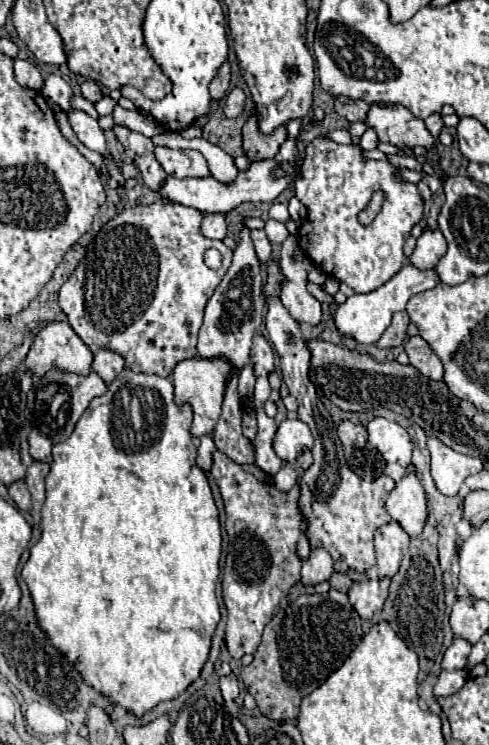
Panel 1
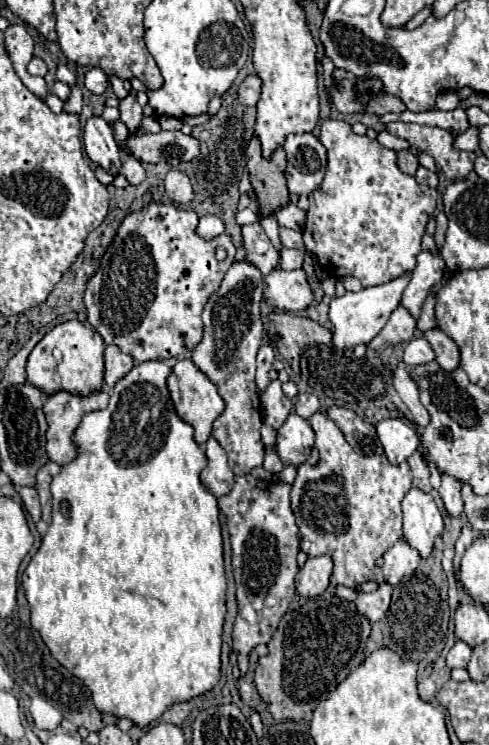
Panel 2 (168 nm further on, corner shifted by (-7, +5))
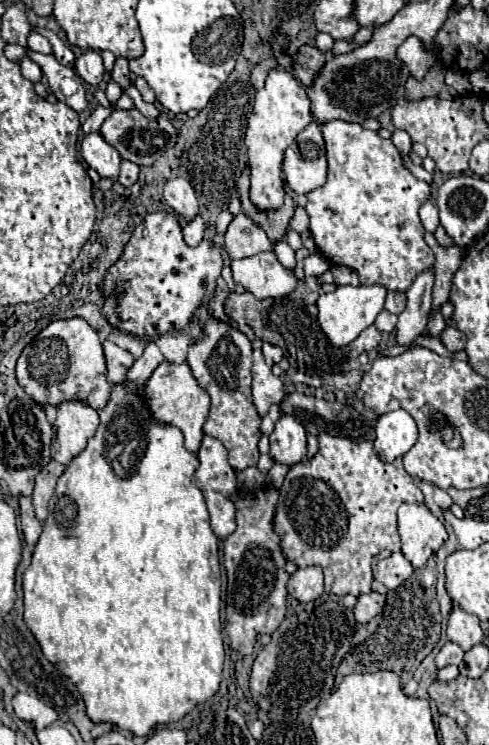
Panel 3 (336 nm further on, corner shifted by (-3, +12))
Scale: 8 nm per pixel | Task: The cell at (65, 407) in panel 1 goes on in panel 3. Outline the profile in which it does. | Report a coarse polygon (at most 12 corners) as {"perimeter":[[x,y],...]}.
{"perimeter":[[56,406],[52,460],[70,464],[98,428],[98,412]]}

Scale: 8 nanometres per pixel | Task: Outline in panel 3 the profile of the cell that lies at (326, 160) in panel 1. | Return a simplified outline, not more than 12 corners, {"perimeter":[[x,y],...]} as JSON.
{"perimeter":[[322,124],[306,212],[330,264],[406,292],[434,264],[432,186],[392,140]]}

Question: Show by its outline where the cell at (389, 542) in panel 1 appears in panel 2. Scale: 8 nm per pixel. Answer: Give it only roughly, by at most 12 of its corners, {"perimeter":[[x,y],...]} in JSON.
{"perimeter":[[400,539],[386,555],[382,573],[396,587],[420,563],[416,549]]}

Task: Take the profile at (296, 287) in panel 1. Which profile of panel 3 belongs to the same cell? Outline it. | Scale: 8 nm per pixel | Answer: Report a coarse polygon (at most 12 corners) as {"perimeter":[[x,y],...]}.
{"perimeter":[[274,252],[232,260],[234,282],[258,300],[298,288]]}

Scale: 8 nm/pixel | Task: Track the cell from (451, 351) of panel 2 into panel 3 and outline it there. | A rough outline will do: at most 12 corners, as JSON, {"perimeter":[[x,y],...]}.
{"perimeter":[[452,324],[442,330],[440,342],[448,352],[464,350],[464,334]]}

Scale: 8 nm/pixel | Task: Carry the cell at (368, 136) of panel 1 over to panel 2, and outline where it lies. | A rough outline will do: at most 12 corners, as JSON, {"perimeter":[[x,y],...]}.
{"perimeter":[[378,133],[378,141],[384,147],[400,151],[410,147],[406,139],[390,135]]}

